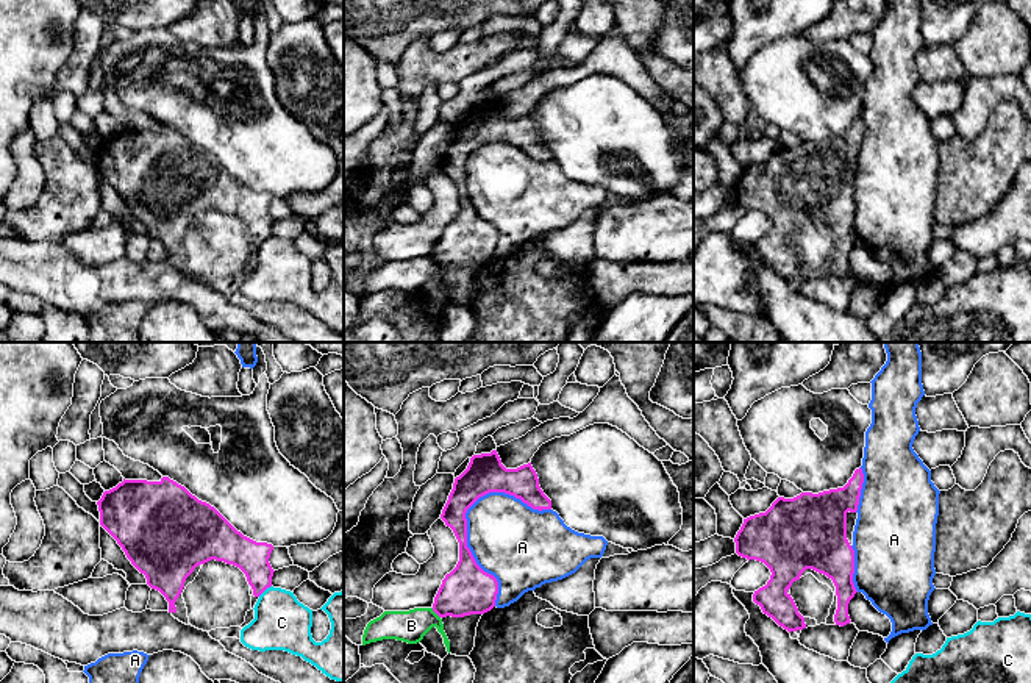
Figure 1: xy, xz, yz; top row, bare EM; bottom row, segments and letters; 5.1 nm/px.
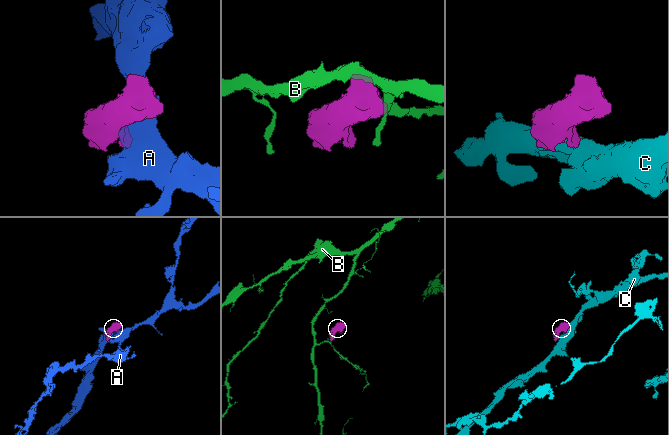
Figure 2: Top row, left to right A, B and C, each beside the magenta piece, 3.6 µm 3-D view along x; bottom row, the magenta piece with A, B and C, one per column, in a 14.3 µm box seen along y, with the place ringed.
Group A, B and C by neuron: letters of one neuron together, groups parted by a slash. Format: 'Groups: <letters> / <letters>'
Groups: A / B / C

